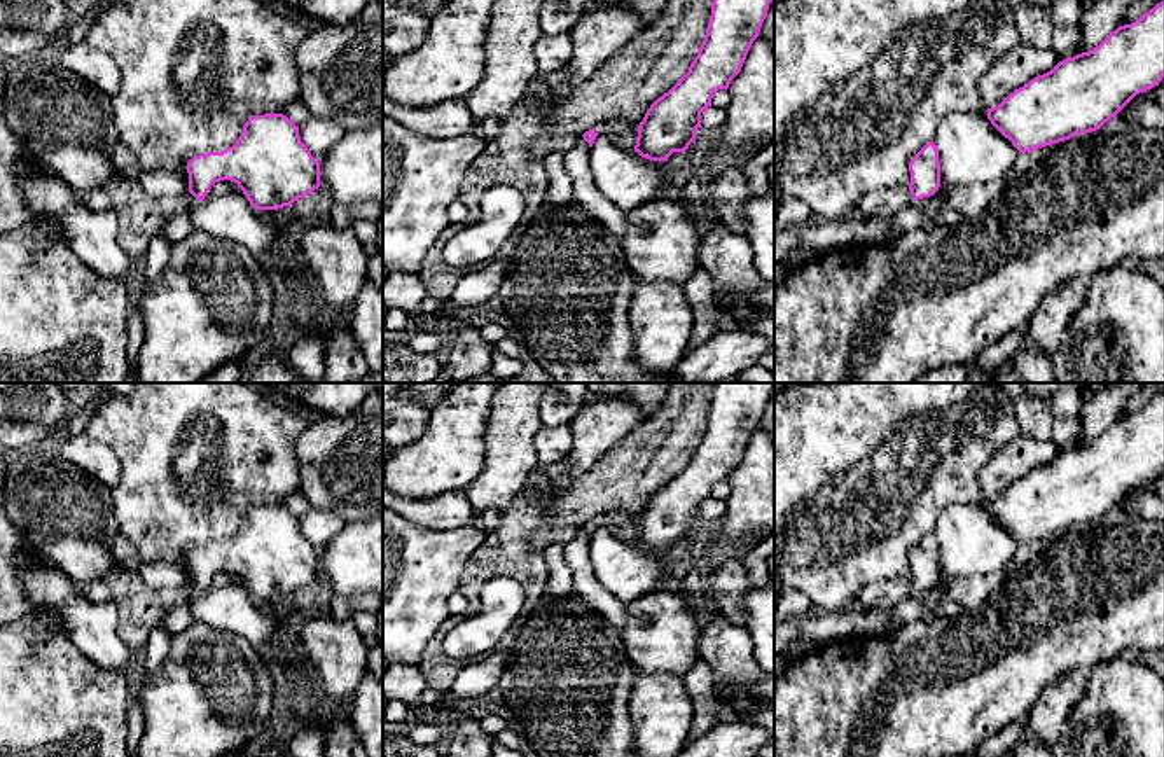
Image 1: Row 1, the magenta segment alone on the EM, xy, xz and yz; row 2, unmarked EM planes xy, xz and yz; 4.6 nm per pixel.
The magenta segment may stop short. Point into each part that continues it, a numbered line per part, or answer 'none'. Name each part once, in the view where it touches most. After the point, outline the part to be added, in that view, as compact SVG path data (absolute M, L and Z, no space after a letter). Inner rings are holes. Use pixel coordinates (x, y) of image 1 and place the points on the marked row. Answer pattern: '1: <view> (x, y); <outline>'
none

